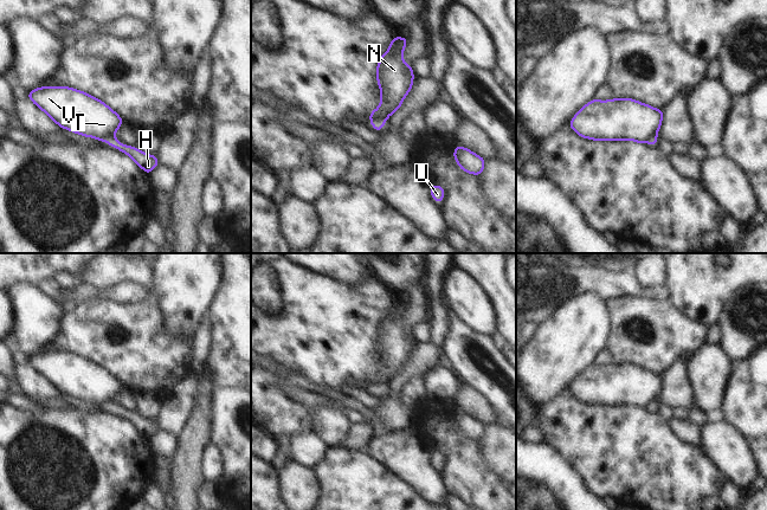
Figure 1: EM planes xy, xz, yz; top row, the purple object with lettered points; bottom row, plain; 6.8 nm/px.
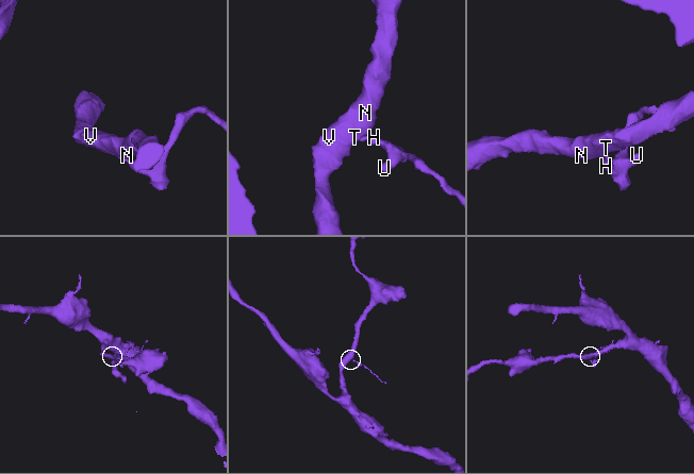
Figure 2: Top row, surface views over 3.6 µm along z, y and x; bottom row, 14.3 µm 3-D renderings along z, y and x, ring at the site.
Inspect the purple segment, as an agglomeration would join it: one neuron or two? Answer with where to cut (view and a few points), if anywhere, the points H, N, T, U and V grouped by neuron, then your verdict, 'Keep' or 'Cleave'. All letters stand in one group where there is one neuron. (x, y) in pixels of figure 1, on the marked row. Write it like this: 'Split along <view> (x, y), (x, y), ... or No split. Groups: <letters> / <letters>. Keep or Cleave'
Split along xy (115, 140), (107, 142). Groups: H U / N T V. Cleave

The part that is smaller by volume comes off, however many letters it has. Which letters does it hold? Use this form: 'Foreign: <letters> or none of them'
Foreign: H, U

